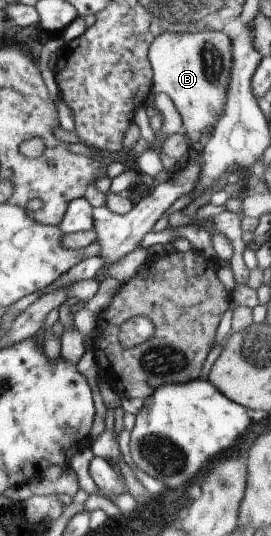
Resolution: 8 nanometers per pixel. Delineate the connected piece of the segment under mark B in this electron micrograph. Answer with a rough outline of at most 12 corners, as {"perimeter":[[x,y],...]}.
{"perimeter":[[221,30],[153,42],[154,93],[193,148],[225,112],[235,66]]}

